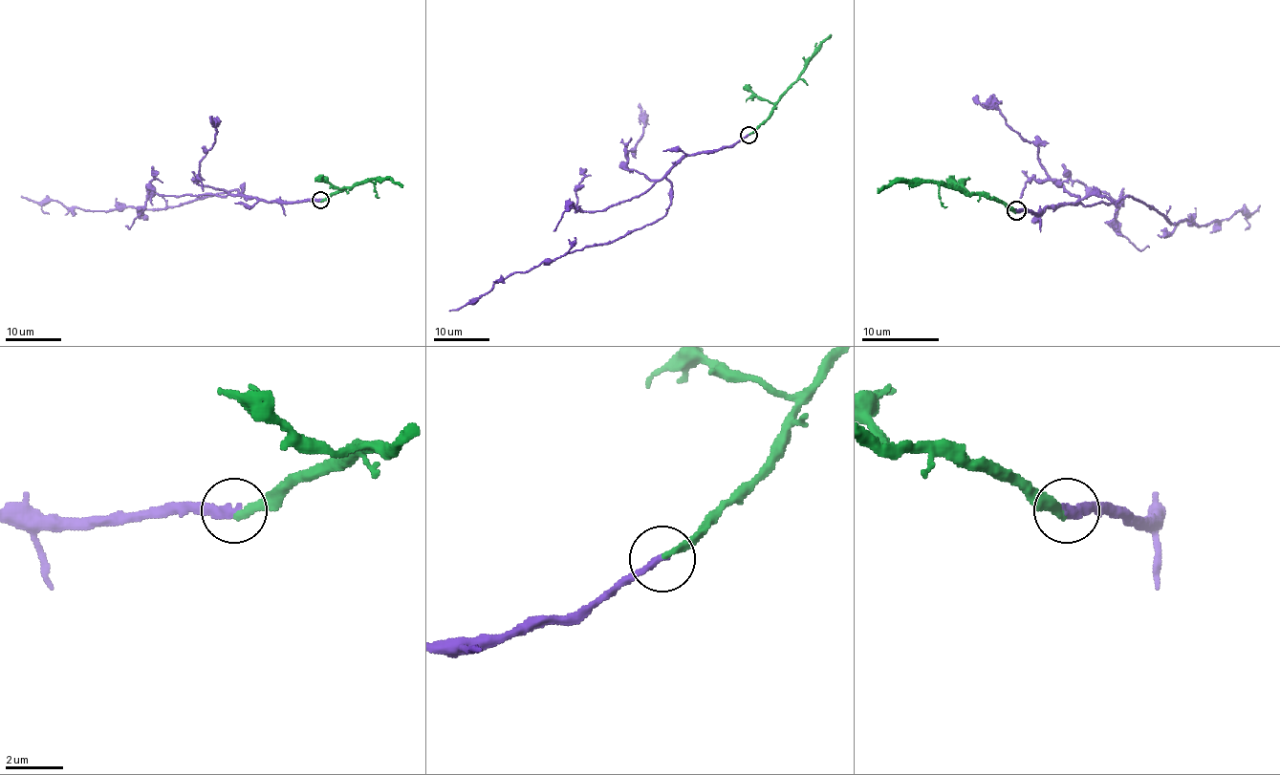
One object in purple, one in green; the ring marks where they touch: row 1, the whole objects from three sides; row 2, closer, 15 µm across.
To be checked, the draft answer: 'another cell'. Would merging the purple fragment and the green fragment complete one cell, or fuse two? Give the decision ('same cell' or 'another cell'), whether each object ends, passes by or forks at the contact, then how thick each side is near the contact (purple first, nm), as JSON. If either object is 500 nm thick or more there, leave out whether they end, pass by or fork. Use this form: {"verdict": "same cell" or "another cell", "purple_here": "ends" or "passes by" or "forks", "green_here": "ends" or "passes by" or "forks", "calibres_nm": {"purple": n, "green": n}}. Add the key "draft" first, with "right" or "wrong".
{"draft": "wrong", "verdict": "same cell", "purple_here": "ends", "green_here": "ends", "calibres_nm": {"purple": 300, "green": 260}}

